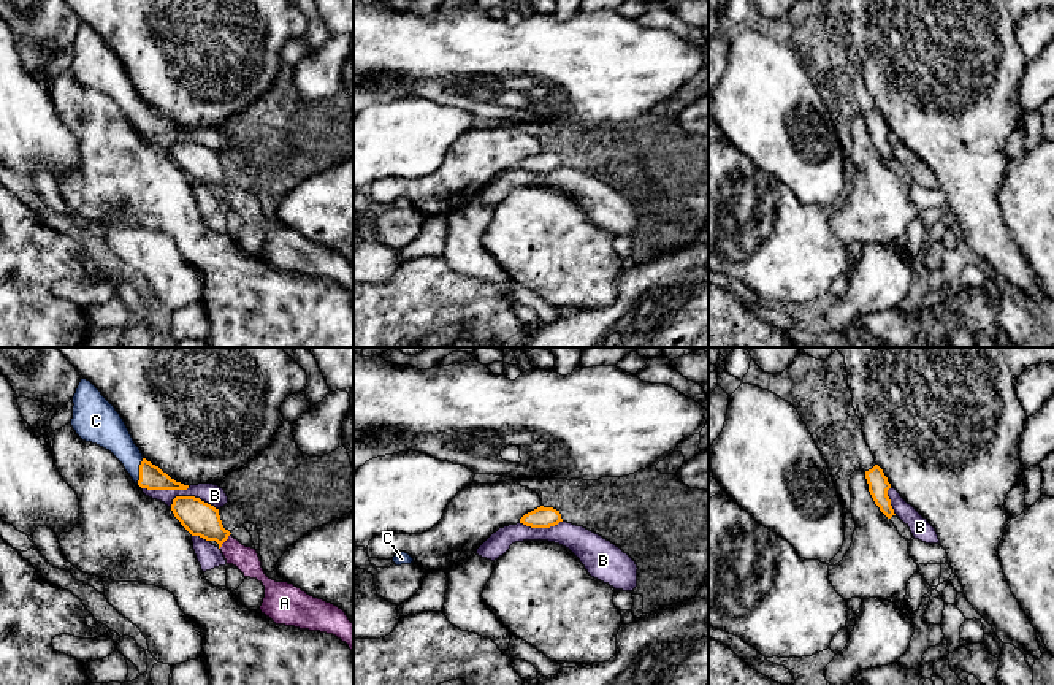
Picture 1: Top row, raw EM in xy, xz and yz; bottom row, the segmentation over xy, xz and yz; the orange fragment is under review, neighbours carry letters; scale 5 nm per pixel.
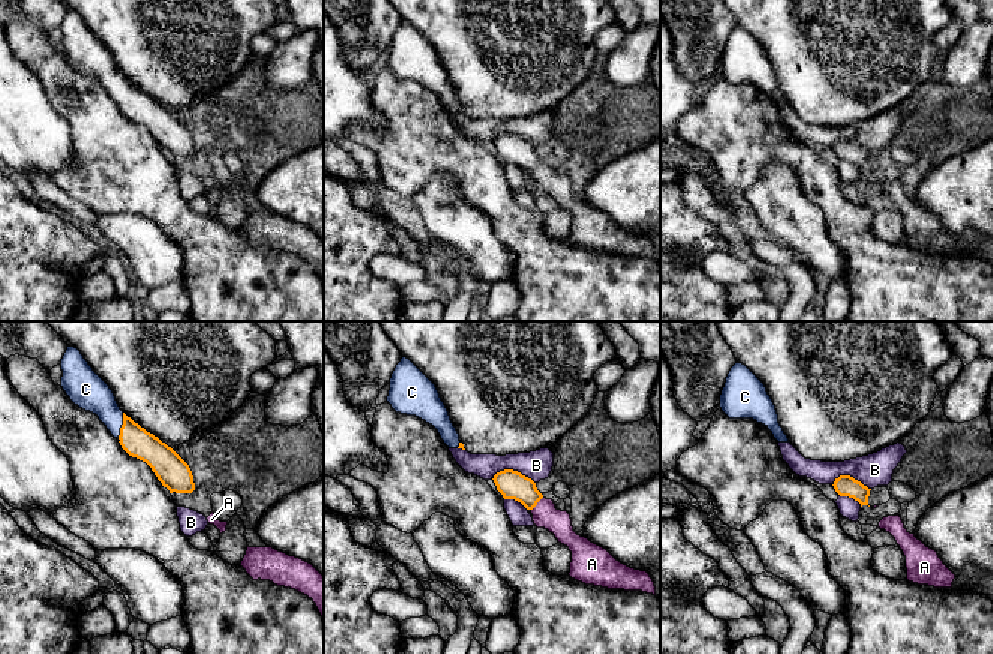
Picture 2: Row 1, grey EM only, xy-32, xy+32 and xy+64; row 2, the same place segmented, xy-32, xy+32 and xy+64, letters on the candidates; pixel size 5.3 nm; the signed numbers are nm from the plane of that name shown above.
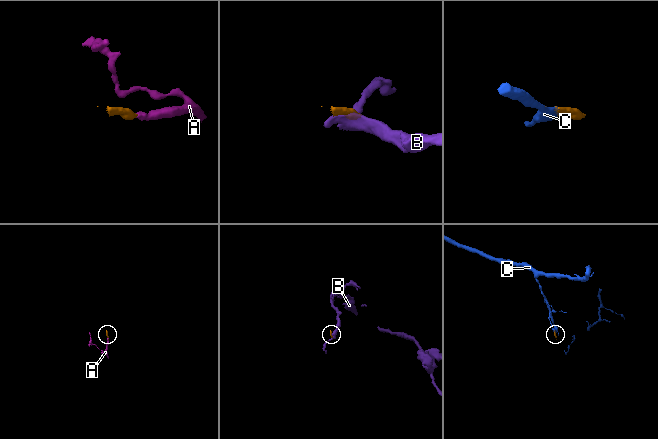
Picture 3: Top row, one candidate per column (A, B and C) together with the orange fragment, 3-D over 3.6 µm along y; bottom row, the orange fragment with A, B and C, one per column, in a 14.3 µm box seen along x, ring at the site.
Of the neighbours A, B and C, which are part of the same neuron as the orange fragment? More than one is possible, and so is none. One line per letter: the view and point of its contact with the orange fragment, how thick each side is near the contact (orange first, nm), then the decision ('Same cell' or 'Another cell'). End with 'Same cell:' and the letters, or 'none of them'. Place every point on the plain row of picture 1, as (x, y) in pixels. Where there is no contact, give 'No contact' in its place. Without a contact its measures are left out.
A: Touches orange at xy (225, 184). Thickness 180 nm (orange) against 130 nm. Same cell
B: Touches orange at xy (194, 141). Thickness 180 nm (orange) against 100 nm. Another cell
C: Touches orange at xy (140, 114). Thickness 120 nm (orange) against 180 nm. Same cell
Same cell: A, C

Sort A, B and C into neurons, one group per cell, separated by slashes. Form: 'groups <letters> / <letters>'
groups A C / B

